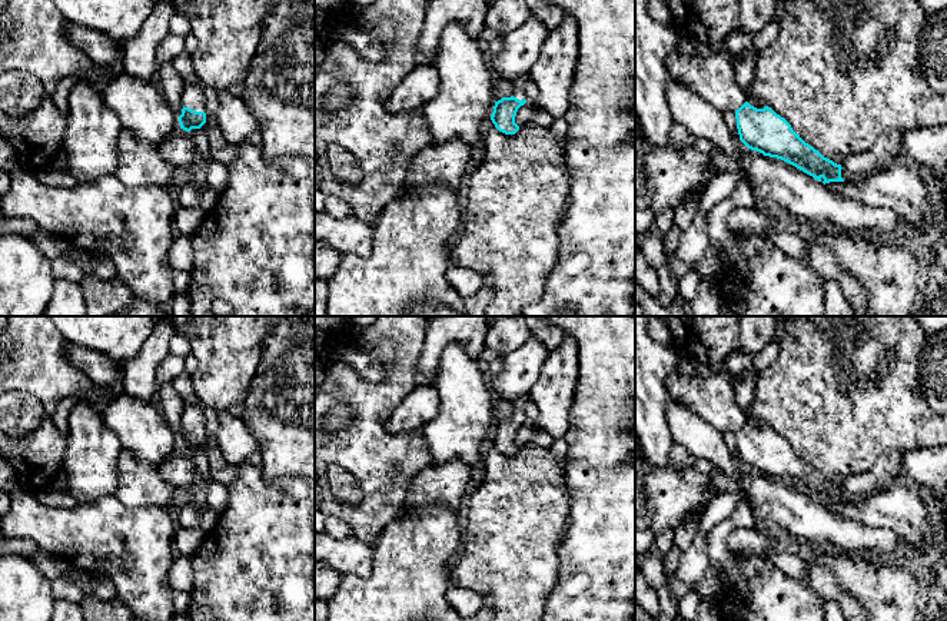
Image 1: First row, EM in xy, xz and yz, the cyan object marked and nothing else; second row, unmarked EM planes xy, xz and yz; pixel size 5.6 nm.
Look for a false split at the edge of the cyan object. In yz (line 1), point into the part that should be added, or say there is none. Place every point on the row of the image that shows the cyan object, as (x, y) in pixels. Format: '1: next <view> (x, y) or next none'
1: next yz (713, 77)

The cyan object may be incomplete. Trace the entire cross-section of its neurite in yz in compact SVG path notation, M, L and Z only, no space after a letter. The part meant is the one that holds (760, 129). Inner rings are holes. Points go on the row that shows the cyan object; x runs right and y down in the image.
M674 50L667 60L667 67L671 77L685 83L718 110L732 110L740 140L748 149L781 159L824 185L844 182L841 165L805 143L771 107L757 109L745 100L734 66L722 54L687 57Z

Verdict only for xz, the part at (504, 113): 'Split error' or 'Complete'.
Split error

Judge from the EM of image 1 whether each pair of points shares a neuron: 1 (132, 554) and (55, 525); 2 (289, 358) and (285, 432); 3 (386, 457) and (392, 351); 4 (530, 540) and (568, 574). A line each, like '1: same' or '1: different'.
1: same
2: same
3: same
4: different

